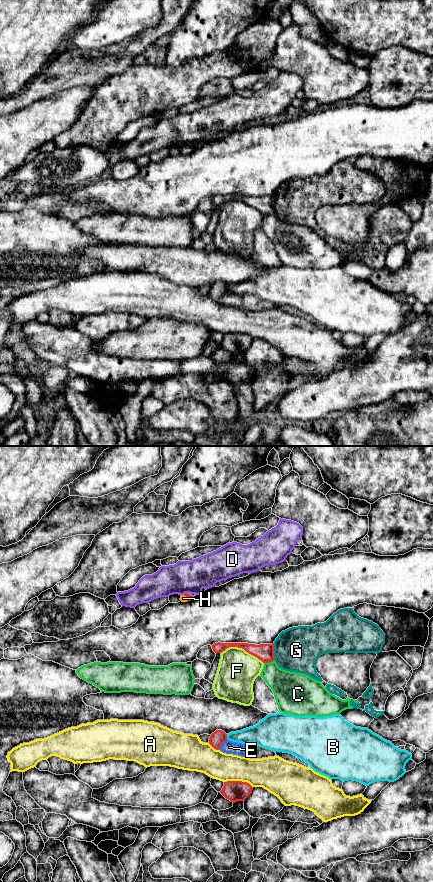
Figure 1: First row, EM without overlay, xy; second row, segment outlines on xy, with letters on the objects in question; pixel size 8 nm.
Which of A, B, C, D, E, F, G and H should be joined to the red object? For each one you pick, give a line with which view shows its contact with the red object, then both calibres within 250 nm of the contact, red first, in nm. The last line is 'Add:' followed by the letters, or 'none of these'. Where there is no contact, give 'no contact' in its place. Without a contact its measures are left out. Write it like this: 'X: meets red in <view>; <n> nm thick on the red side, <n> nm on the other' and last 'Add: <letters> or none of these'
H: meets red in xy; 50 nm thick on the red side, 50 nm on the other
Add: H

